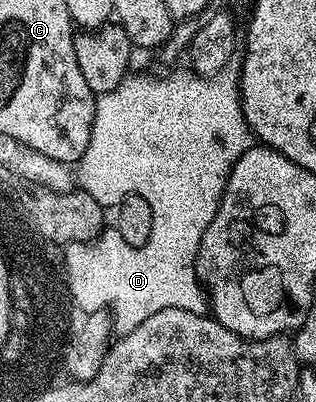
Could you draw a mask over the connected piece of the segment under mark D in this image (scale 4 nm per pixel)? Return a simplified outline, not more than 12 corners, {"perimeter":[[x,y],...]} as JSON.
{"perimeter":[[241,58],[127,74],[95,98],[82,190],[152,208],[65,263],[119,336],[207,314],[194,268],[255,146]]}

